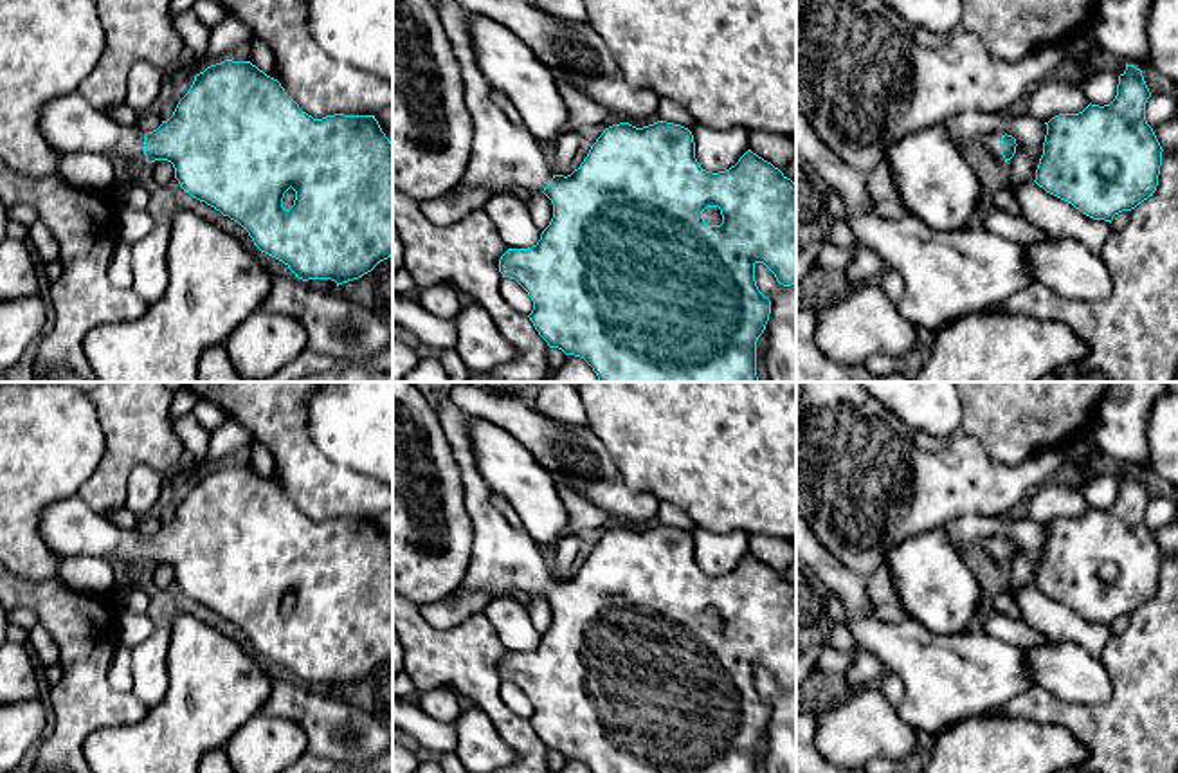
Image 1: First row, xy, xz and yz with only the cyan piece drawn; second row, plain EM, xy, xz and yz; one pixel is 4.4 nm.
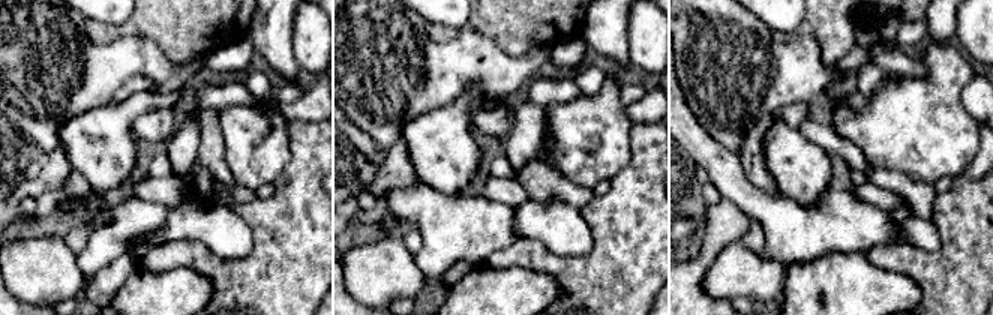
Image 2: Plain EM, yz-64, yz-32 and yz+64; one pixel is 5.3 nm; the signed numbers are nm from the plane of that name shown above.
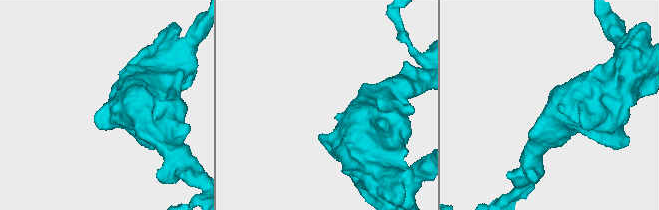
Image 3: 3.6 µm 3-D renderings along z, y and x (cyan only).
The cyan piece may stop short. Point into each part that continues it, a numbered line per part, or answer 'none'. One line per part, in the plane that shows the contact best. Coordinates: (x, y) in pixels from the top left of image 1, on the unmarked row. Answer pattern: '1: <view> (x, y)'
1: yz (989, 546)

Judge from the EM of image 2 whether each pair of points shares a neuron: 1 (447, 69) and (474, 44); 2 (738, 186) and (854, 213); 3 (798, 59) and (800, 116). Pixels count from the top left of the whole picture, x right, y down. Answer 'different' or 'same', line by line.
1: same
2: same
3: different

